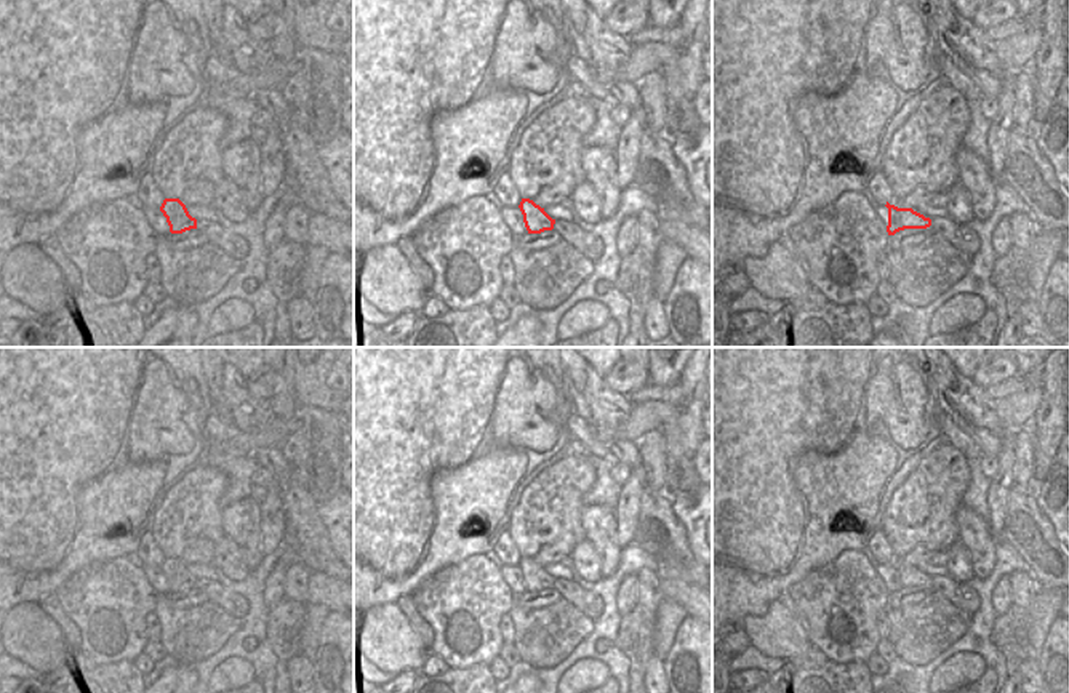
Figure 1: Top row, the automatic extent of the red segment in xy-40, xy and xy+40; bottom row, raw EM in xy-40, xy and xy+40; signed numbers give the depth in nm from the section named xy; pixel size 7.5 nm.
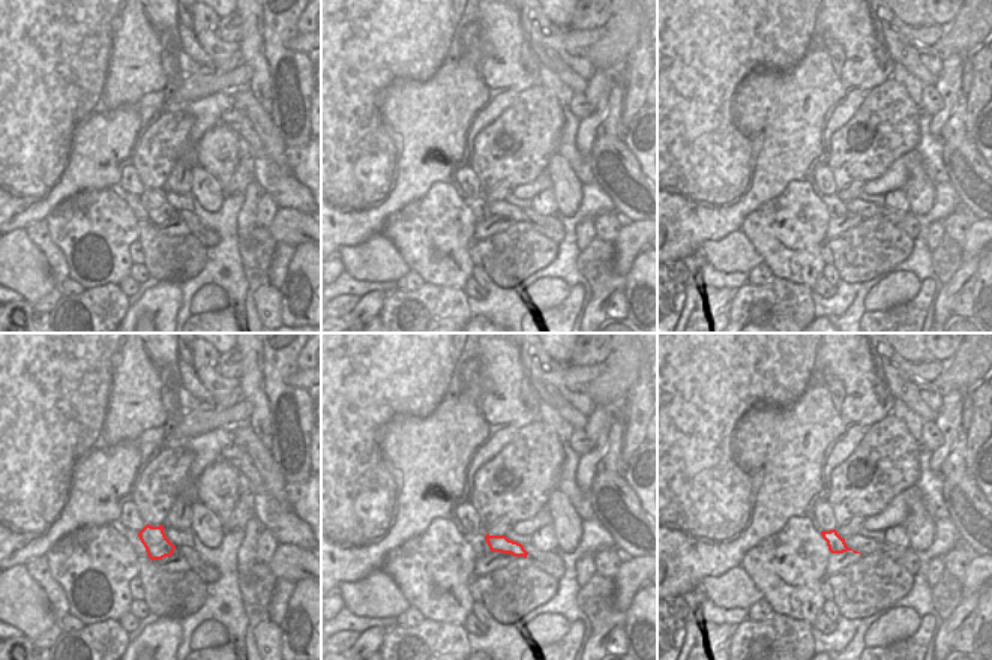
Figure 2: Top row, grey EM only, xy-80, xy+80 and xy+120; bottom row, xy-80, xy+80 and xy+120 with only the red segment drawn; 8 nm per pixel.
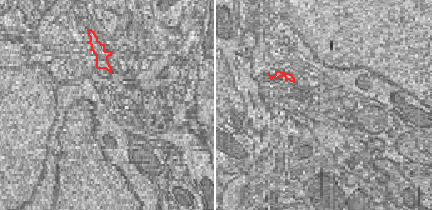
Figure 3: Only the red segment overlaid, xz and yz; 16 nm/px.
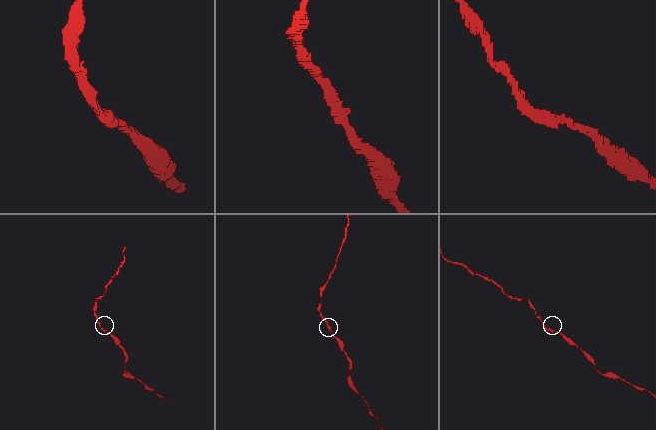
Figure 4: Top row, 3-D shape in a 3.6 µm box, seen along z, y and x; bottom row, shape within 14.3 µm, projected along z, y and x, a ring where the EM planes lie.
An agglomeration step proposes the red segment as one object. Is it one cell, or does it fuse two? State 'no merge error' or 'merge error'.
no merge error

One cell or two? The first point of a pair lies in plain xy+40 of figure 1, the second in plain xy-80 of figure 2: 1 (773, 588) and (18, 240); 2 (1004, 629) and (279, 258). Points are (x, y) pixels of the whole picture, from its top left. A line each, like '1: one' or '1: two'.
1: two
2: two

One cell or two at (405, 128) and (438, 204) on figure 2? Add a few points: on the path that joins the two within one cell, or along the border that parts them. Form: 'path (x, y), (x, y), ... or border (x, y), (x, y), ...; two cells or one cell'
border (455, 180), (435, 183), (423, 197), (402, 209); two cells

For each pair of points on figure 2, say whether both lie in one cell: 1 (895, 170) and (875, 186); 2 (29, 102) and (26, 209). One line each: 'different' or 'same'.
1: same
2: same

